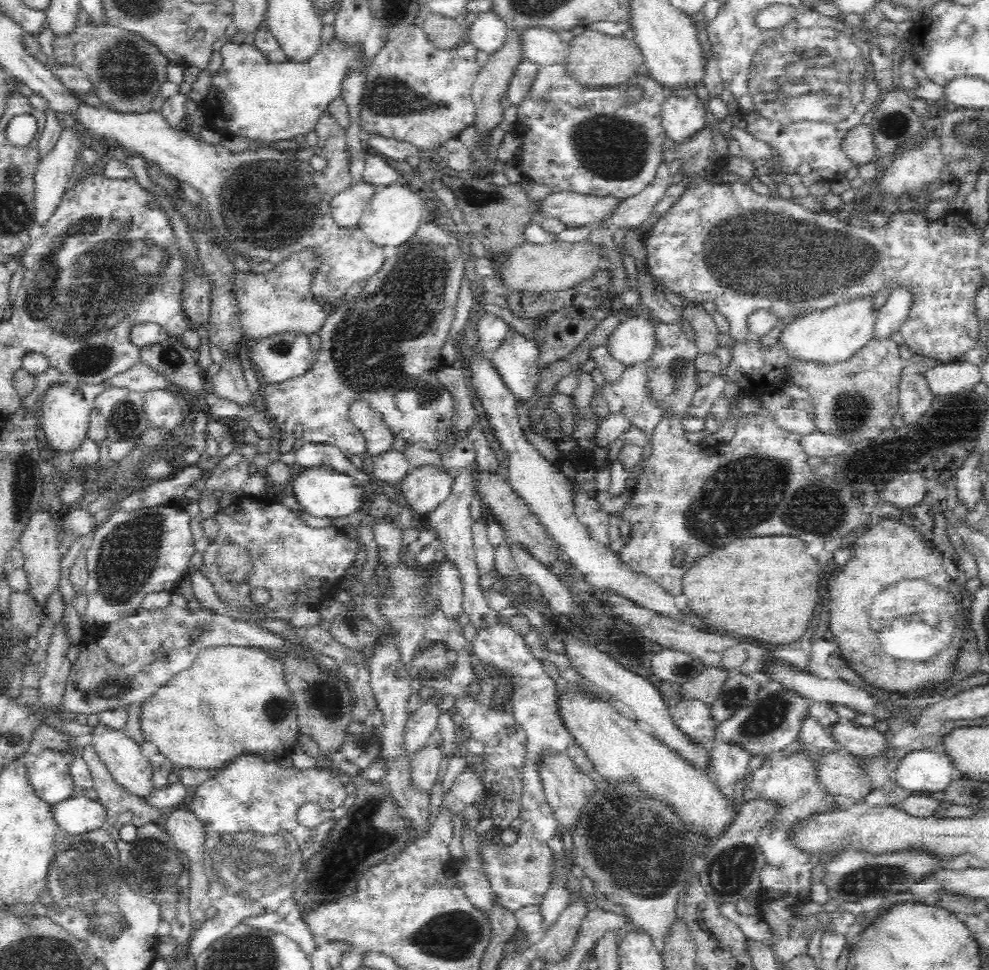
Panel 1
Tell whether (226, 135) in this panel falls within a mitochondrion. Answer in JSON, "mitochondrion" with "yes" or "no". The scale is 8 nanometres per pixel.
{"mitochondrion":"no"}

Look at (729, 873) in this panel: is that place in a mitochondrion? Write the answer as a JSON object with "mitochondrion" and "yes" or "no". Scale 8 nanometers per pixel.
{"mitochondrion":"yes"}

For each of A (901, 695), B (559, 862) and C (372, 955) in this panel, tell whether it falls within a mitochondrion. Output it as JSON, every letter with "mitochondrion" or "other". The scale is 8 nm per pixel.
{"A":"other","B":"other","C":"other"}

